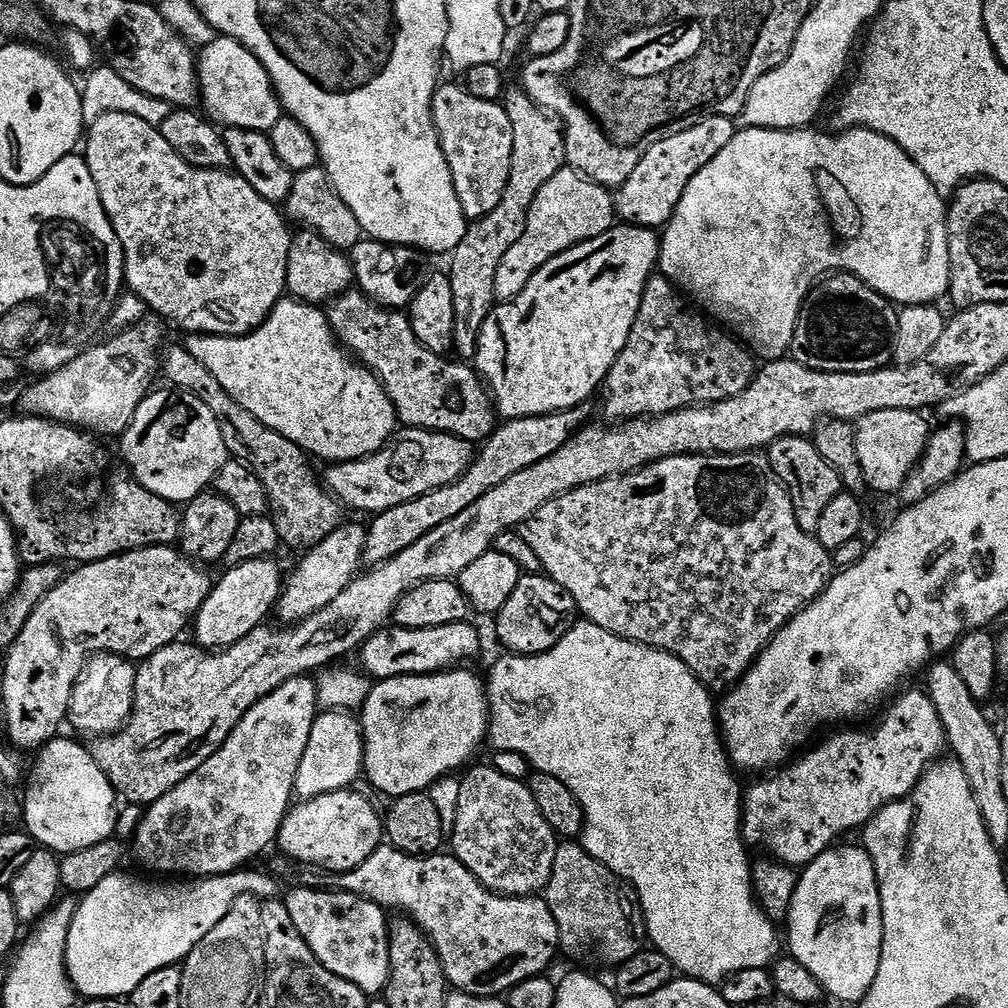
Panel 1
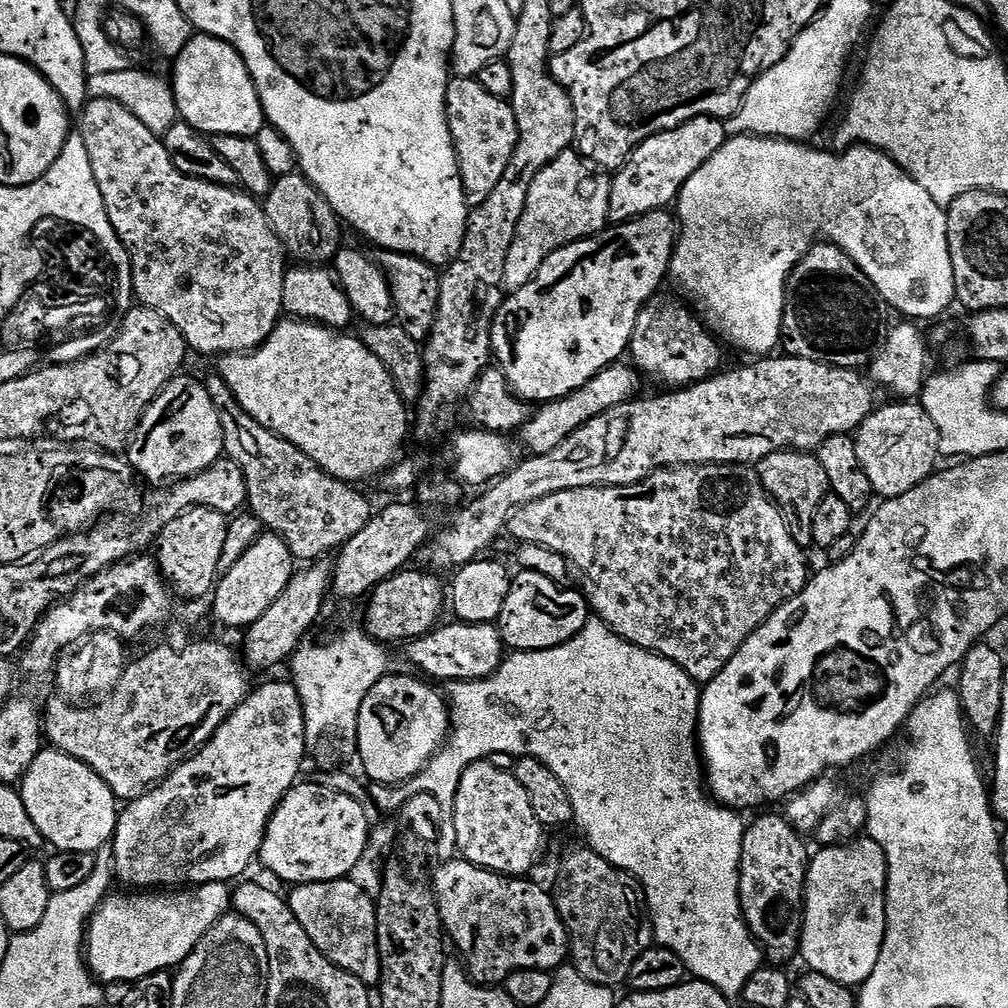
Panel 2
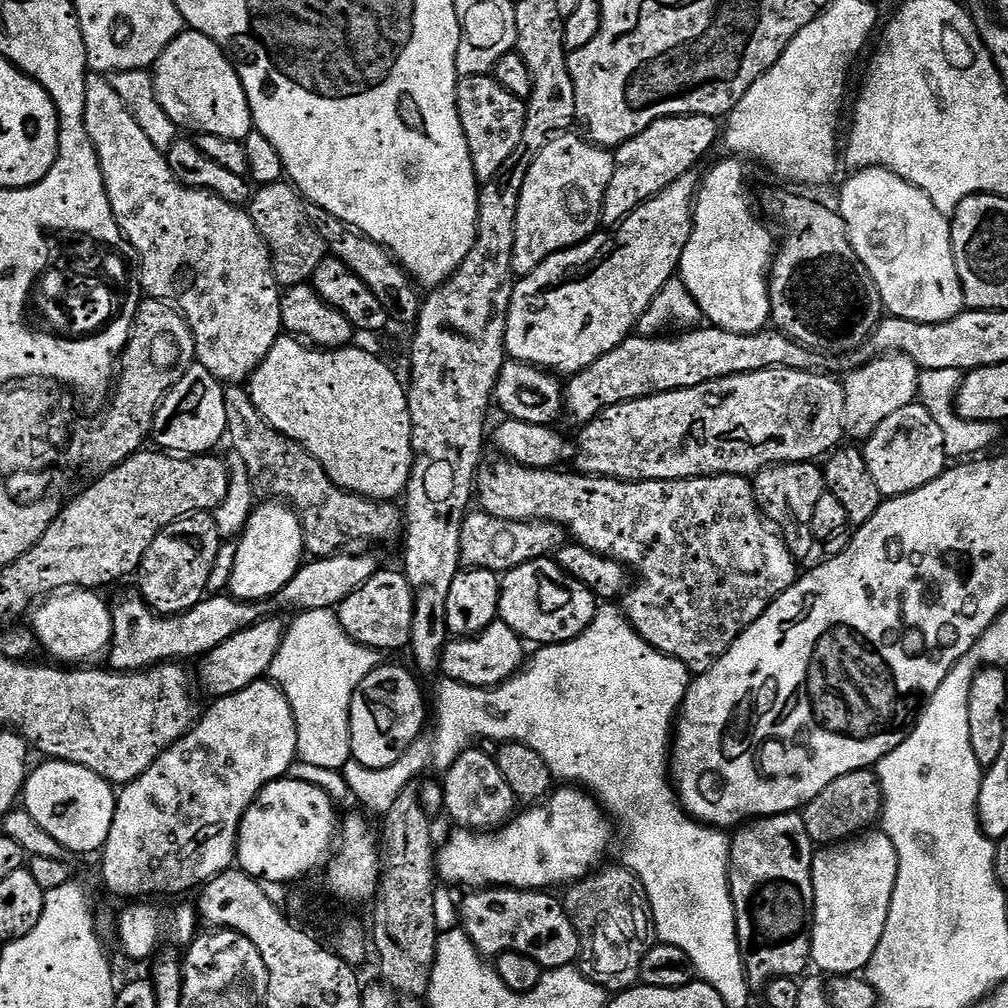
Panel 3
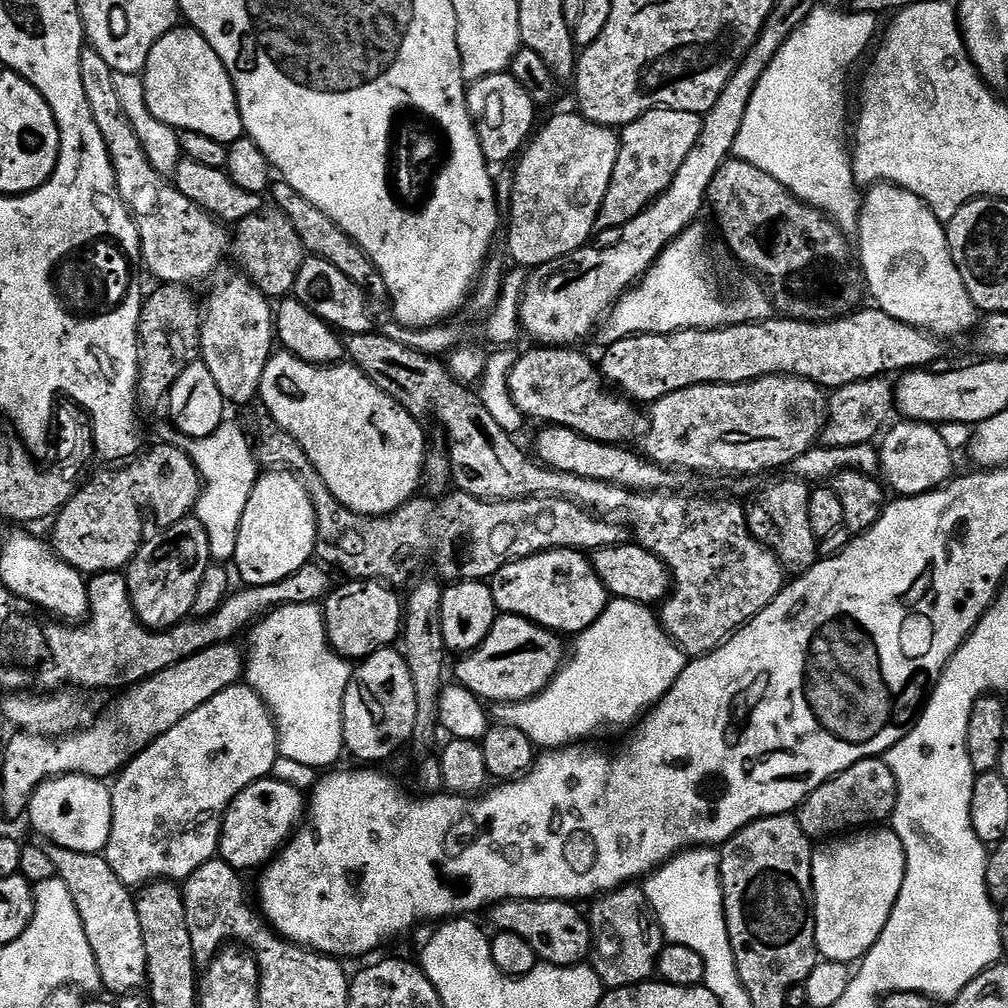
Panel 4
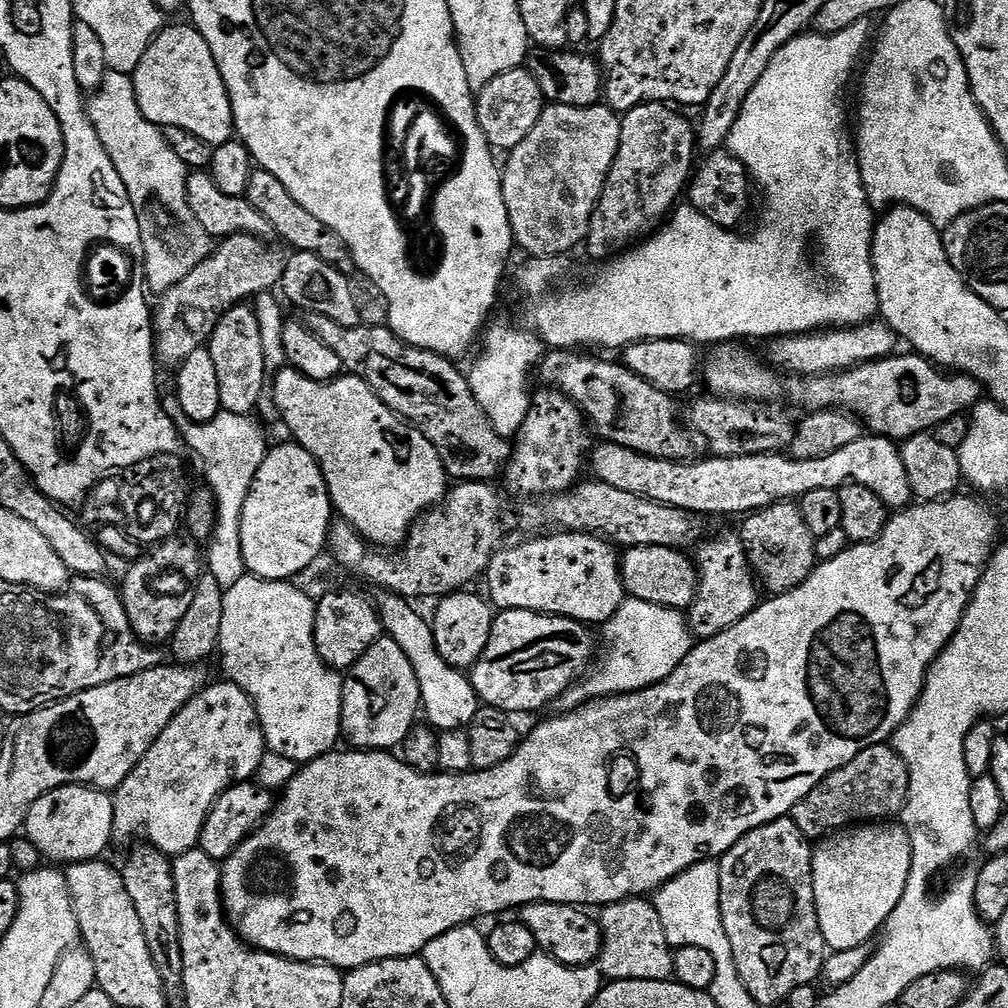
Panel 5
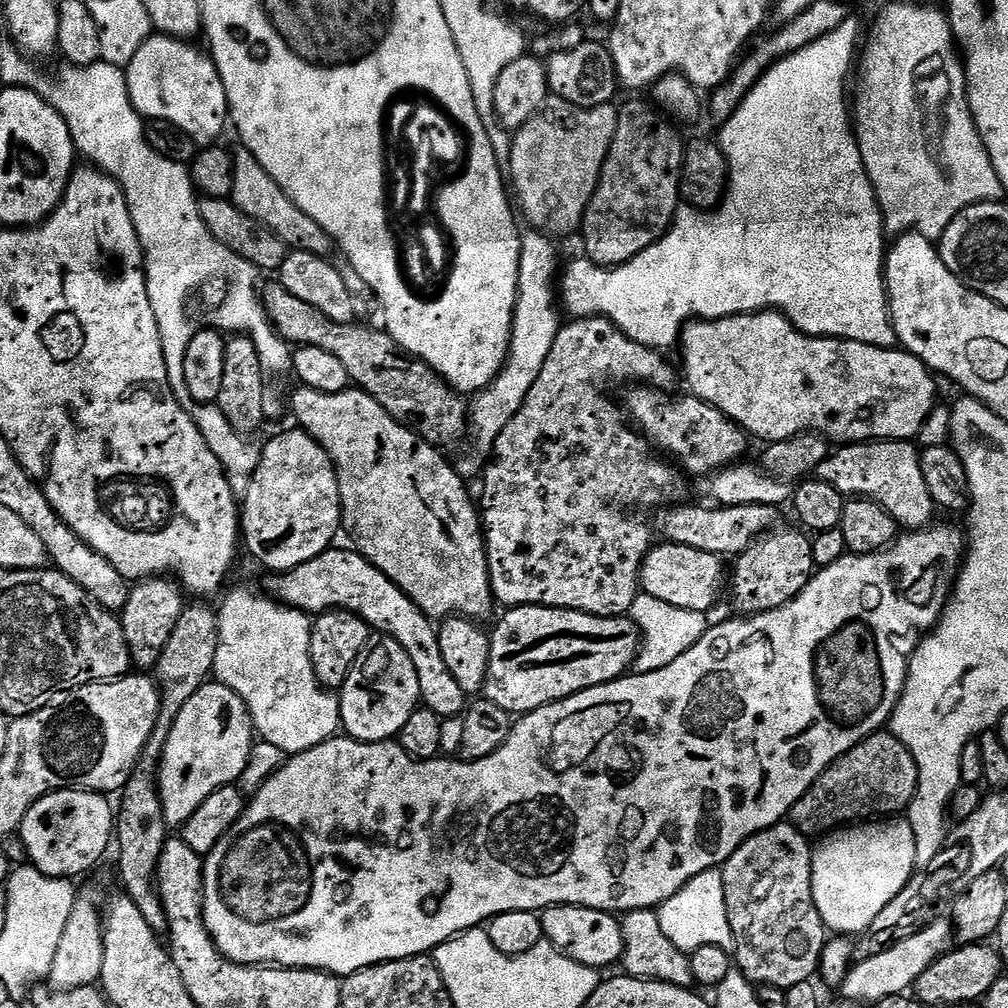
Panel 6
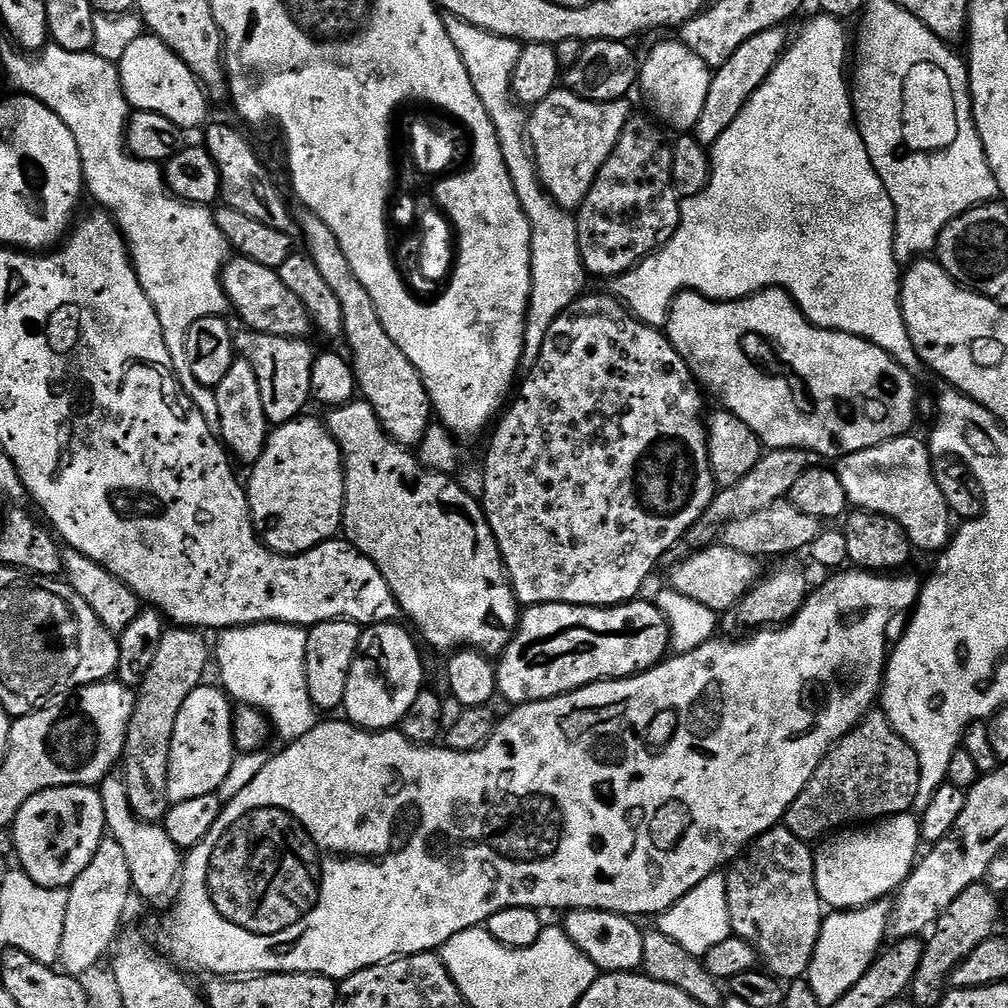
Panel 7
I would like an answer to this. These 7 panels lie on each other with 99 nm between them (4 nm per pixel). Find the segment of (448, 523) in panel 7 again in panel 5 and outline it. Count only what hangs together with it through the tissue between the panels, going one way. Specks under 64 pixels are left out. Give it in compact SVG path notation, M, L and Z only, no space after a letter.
M285 366L275 373L274 380L276 380L276 385L273 388L271 385L270 396L272 392L273 398L276 399L276 408L280 411L280 416L284 419L285 426L292 431L291 439L303 446L319 462L324 481L328 487L328 493L332 499L332 507L338 513L339 519L345 520L368 543L375 544L385 550L399 549L404 541L408 539L408 530L412 527L412 523L417 520L422 512L428 511L429 508L435 508L449 491L450 477L440 460L438 449L417 428L412 427L407 420L400 419L396 413L390 411L376 397L374 390L370 390L370 386L366 382L362 382L354 375L344 374L327 384L323 384L322 382L314 382L300 372L295 372L293 368Z

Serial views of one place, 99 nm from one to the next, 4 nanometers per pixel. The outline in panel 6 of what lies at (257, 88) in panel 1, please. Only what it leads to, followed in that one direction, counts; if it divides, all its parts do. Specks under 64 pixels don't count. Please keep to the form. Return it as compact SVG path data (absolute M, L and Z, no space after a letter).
M153 34L146 42L142 42L142 50L134 54L134 58L126 66L128 77L128 93L134 110L148 120L161 120L178 126L198 146L212 146L224 132L224 127L229 127L230 113L226 86L218 74L216 64L212 61L207 51L199 52L195 43L187 40L175 40L172 36Z

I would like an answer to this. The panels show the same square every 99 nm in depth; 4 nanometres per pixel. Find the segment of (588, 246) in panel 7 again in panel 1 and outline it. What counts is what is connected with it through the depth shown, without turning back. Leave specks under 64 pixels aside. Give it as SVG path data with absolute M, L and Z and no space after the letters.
M715 114L705 116L708 117L701 124L696 124L693 128L684 128L681 132L674 133L673 136L661 135L656 138L661 138L661 140L653 139L645 147L638 166L634 166L634 174L630 174L630 178L626 178L626 182L614 192L616 214L623 223L635 224L638 228L663 229L674 214L690 178L694 178L694 174L698 174L698 170L702 170L702 166L706 166L706 162L710 162L710 158L714 158L714 154L718 154L718 150L723 150L730 143L730 138L736 136L738 124L735 119Z

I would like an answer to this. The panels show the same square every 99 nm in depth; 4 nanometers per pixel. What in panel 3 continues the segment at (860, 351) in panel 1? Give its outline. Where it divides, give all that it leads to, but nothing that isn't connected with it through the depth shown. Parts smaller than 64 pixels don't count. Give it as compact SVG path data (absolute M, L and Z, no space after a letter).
M780 192L770 197L768 204L773 214L784 223L784 244L782 240L768 274L771 327L817 354L852 352L859 344L860 347L867 345L873 330L885 319L886 309L874 278L870 278L850 242L846 222L839 211L835 207L827 208L808 196L795 196L792 192Z

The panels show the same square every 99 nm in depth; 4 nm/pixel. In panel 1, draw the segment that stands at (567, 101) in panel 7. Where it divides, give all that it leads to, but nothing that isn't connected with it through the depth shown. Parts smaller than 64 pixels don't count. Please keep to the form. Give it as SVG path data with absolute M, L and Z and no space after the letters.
M567 166L559 168L538 190L534 202L528 211L526 230L510 250L506 250L506 258L498 266L496 275L496 299L500 302L513 300L530 282L533 274L550 258L575 244L586 242L590 238L598 238L598 234L606 234L617 223L618 217L614 207L614 196L603 184L596 184L587 176Z

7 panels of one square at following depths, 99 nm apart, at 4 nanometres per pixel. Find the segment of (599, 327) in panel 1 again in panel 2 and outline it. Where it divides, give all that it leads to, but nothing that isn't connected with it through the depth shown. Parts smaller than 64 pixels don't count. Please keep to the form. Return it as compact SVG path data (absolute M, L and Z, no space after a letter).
M661 210L625 220L587 240L559 248L542 262L530 283L501 303L492 322L492 356L517 396L528 402L561 400L586 386L590 378L629 351L638 314L644 303L661 291L660 283L666 280L672 266L678 224L670 213Z

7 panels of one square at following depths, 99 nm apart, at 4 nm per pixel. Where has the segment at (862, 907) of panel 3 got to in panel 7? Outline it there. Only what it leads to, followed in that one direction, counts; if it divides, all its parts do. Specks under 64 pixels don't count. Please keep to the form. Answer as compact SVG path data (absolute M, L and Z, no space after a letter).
M912 812L885 816L879 822L827 837L814 852L821 901L832 910L855 910L891 897L912 873L918 860L916 847L921 844L920 822Z

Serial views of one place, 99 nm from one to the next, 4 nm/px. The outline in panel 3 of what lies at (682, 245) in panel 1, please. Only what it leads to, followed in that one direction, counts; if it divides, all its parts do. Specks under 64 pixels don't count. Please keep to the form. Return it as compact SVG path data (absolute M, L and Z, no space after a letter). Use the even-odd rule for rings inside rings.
M728 158L716 164L708 173L703 173L692 209L692 233L686 250L682 250L678 279L700 307L701 317L711 327L730 330L734 334L754 334L765 331L772 319L768 274L772 267L777 241L772 241L772 232L752 213L752 196L748 193L748 176L739 159ZM862 168L853 171L849 176L852 177L845 182L844 189L840 192L840 204L838 203L838 211L840 217L846 222L848 237L854 246L854 250L858 254L858 258L866 266L866 270L870 274L870 278L874 278L874 282L878 286L880 297L882 298L885 309L887 309L891 315L902 318L903 320L913 320L914 322L922 322L923 324L946 322L950 318L954 318L958 315L959 312L965 311L962 282L958 278L958 266L954 262L954 250L952 249L952 226L949 217L938 214L938 210L934 206L934 202L930 202L930 198L922 190L918 190L918 186L914 186L910 182L906 182L902 178L898 178L898 174L894 174L889 170L889 168Z

